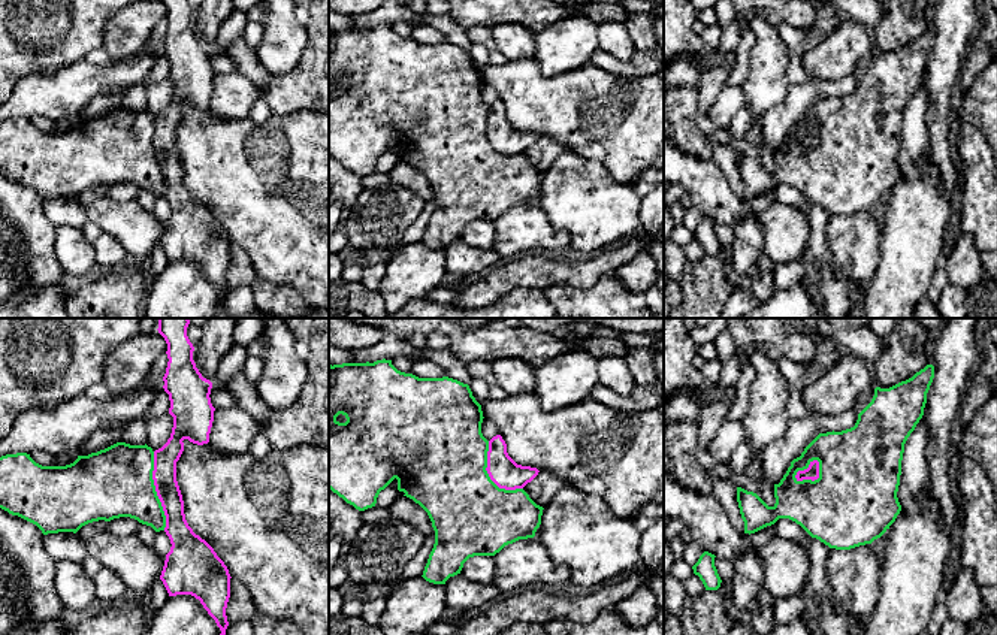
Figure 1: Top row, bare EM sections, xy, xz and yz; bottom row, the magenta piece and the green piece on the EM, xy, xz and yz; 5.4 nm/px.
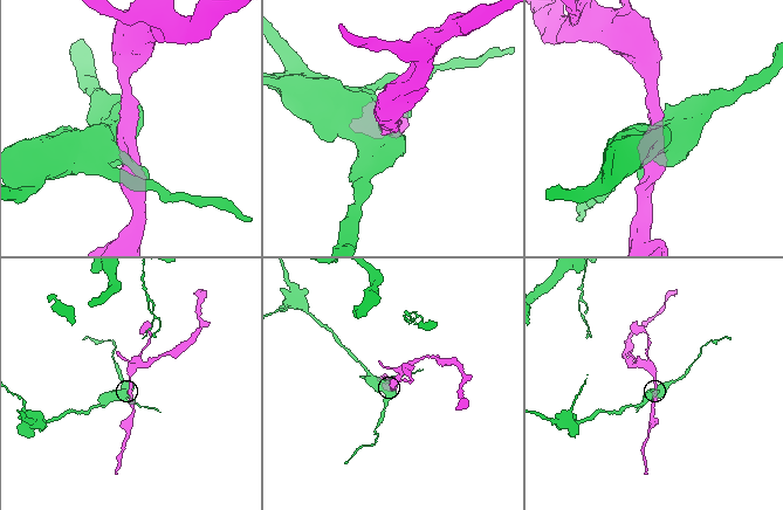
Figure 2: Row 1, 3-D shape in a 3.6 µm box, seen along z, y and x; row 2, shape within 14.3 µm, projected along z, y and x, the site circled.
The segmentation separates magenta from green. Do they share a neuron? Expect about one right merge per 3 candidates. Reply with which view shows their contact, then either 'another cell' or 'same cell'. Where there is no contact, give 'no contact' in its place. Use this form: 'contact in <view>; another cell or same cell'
contact in xy; another cell

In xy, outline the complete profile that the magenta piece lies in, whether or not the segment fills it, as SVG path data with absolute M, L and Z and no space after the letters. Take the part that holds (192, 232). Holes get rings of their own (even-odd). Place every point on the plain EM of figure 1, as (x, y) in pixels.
M187 0L161 1L167 9L169 24L163 54L169 60L173 93L167 108L154 117L152 145L166 181L164 197L172 209L160 245L169 261L191 260L200 266L221 296L215 318L229 318L224 300L229 291L226 273L232 242L214 214L188 191L176 146L182 106L197 111L209 108L215 76L209 63L212 48L196 33L194 12Z

